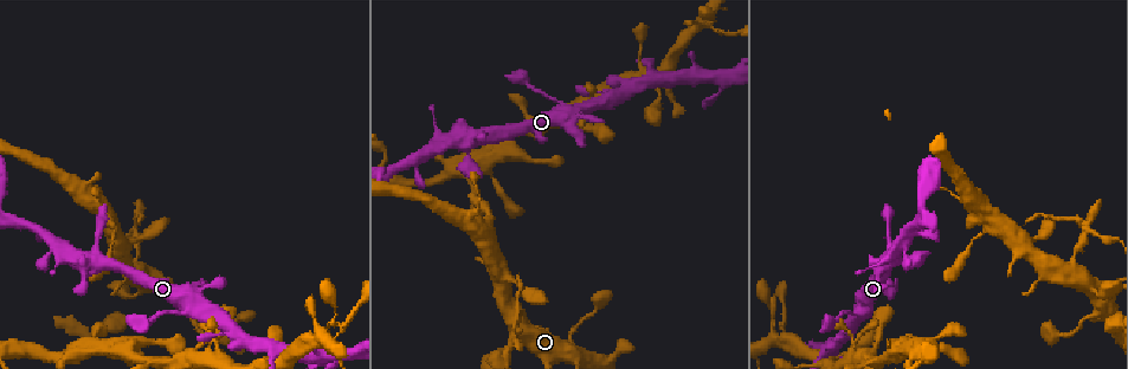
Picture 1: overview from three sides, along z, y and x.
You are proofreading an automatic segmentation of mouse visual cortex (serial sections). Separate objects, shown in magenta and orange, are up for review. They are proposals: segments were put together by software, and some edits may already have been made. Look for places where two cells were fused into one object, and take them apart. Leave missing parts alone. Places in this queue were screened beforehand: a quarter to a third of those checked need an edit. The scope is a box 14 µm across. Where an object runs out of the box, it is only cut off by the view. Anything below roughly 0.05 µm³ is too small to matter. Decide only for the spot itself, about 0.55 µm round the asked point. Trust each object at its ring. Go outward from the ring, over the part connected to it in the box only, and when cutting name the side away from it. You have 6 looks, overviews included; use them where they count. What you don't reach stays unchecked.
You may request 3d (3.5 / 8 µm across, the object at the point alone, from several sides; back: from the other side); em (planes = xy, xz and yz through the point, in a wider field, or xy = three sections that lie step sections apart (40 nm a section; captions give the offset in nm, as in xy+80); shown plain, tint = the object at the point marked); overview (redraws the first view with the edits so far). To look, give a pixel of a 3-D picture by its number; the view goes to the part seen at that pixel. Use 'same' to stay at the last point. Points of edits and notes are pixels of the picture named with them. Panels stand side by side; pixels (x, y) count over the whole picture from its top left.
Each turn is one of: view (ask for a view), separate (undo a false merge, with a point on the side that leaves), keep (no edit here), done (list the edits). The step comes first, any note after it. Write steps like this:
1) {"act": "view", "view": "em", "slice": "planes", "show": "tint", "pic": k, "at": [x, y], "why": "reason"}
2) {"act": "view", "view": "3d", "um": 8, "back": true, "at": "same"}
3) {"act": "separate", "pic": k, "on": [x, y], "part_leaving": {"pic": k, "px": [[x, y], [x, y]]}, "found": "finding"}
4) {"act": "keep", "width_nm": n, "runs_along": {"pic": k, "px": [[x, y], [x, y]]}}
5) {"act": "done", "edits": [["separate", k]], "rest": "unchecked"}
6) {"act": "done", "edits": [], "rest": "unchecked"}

{"act": "view", "view": "3d", "um": 3.5, "pic": 1, "at": [1084, 229], "why": "three-way junction"}

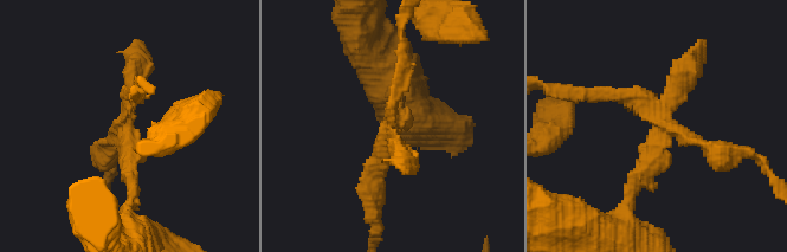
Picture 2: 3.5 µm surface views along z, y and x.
{"act": "view", "view": "em", "slice": "xy", "step": 3, "show": "tint", "pic": 2, "at": [126, 126]}

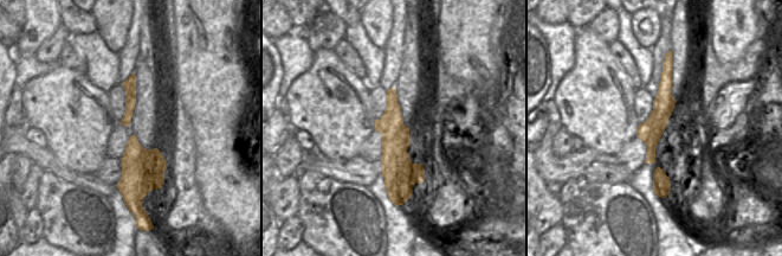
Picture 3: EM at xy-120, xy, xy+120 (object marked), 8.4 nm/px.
{"act": "view", "view": "em", "slice": "planes", "show": "tint", "at": "same", "why": "cut it another way"}

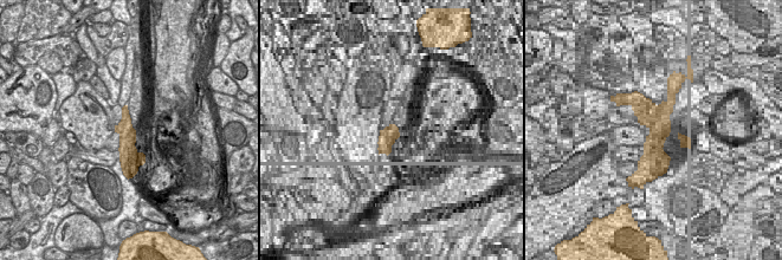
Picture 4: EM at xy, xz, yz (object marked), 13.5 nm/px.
{"act": "separate", "pic": 2, "on": [374, 180], "part_leaving": {"pic": 2, "px": [[659, 116], [640, 95], [556, 91]]}, "found": "two cells meet here"}

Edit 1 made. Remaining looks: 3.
{"act": "view", "view": "3d", "um": 3.5, "pic": 1, "at": [190, 307], "why": "four arms meet"}

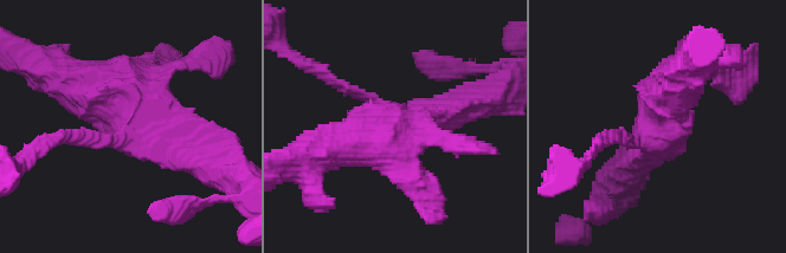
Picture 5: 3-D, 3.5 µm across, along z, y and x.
{"act": "view", "view": "em", "slice": "xy", "step": 3, "show": "tint", "pic": 5, "at": [133, 118], "why": "shape alone is not enough"}

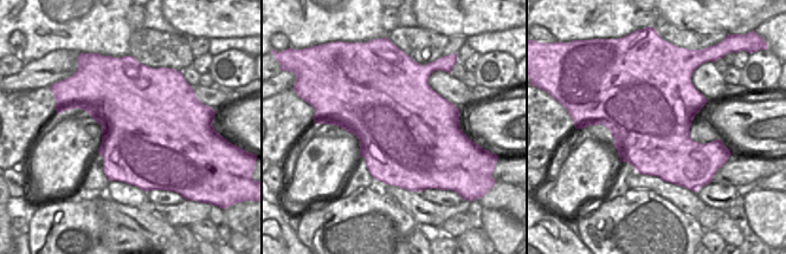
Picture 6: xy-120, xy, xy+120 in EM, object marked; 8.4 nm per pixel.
{"act": "keep", "found": "all the same cell"}

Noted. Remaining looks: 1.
{"act": "done", "edits": [["separate", 2]], "rest": "unchecked"}

